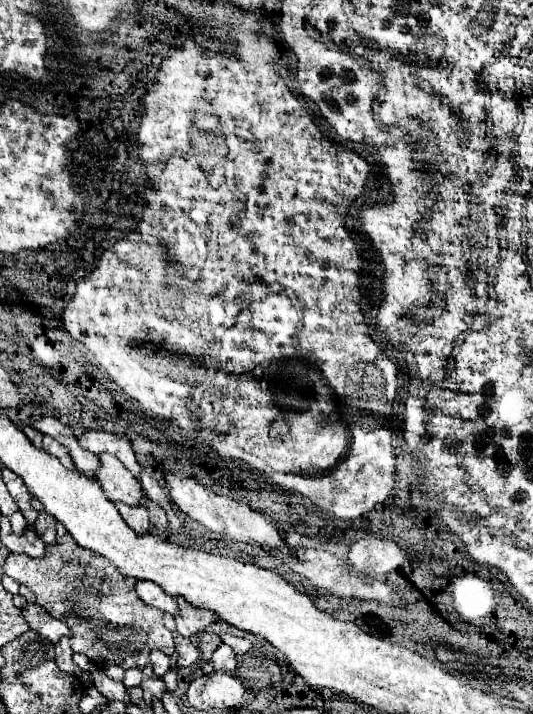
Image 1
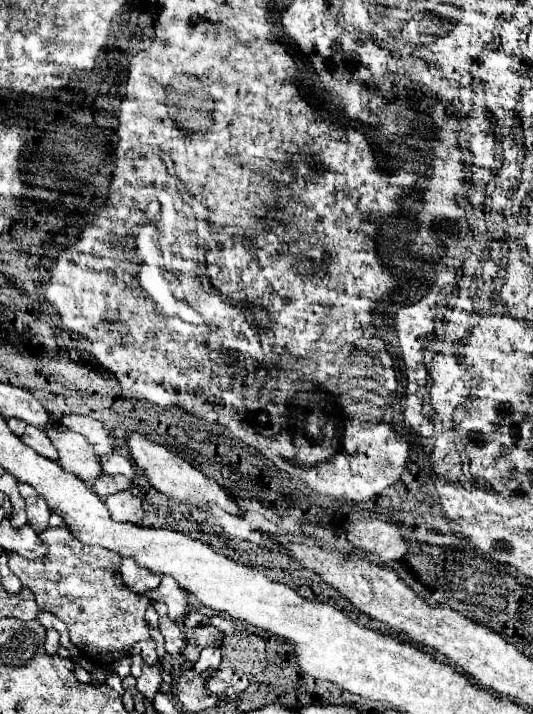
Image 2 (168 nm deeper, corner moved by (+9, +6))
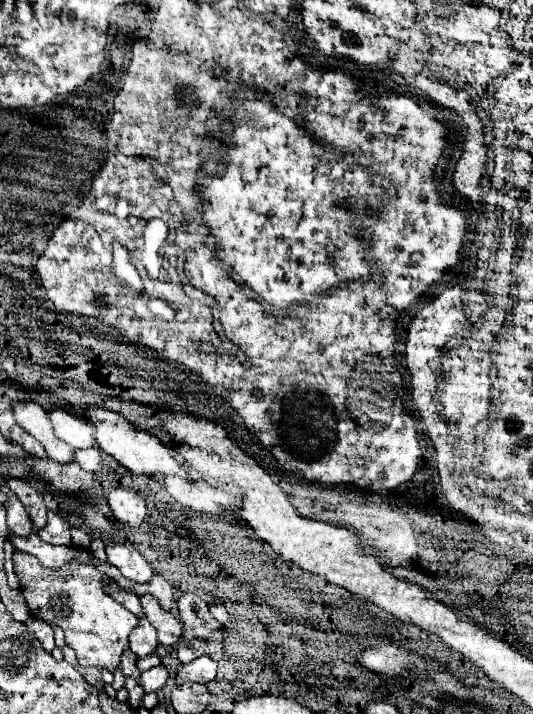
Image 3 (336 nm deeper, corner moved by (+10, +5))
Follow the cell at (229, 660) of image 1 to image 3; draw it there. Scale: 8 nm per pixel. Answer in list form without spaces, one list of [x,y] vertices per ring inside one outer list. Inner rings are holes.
[[[200,656],[194,662],[182,664],[176,670],[176,684],[186,684],[186,682],[208,684],[214,678],[216,678],[216,662],[208,656]]]

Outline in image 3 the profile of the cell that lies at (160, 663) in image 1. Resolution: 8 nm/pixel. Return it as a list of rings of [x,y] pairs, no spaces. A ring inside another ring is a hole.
[[[140,618],[138,628],[134,628],[134,632],[130,634],[130,650],[138,658],[144,658],[150,652],[154,652],[156,648],[158,648],[158,640],[156,640],[154,626],[146,618]]]

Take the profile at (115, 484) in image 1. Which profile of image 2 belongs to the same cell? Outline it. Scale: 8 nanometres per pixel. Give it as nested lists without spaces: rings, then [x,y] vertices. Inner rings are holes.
[[[51,429],[47,435],[59,451],[59,465],[65,471],[81,477],[87,487],[93,487],[95,479],[103,475],[103,469],[99,455],[95,455],[95,449],[87,443],[87,439],[81,433],[69,429]]]

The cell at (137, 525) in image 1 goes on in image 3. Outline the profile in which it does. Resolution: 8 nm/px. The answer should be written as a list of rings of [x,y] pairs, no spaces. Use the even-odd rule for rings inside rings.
[[[116,488],[108,494],[108,506],[116,520],[138,528],[146,518],[146,500],[134,488]]]

